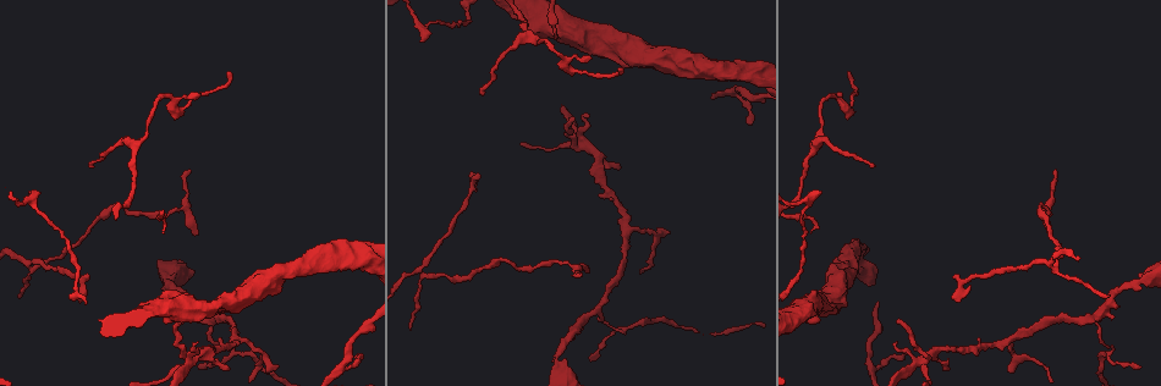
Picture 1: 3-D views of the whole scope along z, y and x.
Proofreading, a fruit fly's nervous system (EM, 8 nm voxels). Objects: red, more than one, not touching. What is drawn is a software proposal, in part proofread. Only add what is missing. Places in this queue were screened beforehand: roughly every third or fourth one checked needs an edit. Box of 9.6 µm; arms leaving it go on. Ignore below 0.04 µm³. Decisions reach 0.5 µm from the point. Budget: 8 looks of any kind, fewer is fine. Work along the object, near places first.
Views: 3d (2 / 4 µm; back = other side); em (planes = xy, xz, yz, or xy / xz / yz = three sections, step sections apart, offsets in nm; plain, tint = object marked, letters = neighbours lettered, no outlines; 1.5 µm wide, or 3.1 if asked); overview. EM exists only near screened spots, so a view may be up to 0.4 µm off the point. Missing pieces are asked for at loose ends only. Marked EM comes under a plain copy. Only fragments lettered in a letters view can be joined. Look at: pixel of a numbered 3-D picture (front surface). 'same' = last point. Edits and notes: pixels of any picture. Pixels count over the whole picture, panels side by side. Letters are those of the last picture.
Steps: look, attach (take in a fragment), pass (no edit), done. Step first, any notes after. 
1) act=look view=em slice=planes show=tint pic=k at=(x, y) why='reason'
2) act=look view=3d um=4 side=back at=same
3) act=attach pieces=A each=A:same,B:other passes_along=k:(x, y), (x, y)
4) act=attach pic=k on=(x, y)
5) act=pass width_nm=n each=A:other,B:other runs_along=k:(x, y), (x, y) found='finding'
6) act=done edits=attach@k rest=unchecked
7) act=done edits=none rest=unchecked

act=look view=em slice=planes show=letters pic=1 at=(588, 269) why='an open end'

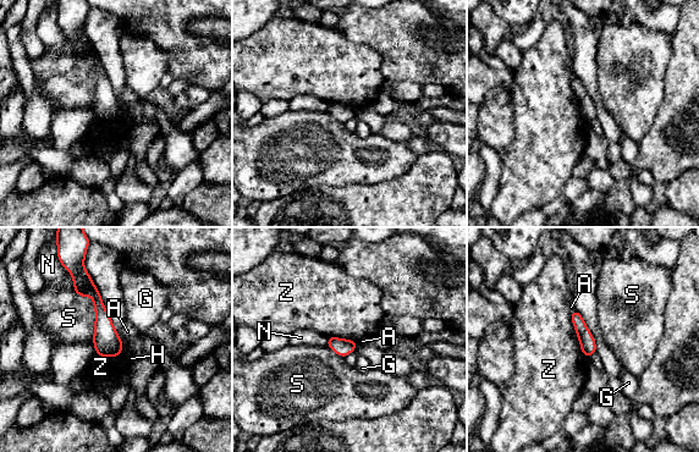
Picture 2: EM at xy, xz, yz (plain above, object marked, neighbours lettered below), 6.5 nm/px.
act=pass width_nm=110 each=A:other,G:other,H:other,N:other,S:other,Z:other runs_along=2:(77, 280), (97, 298), (115, 353) found='none of them fits'

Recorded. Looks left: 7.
act=look view=3d um=4 pic=1 at=(409, 328) why='tapers out'

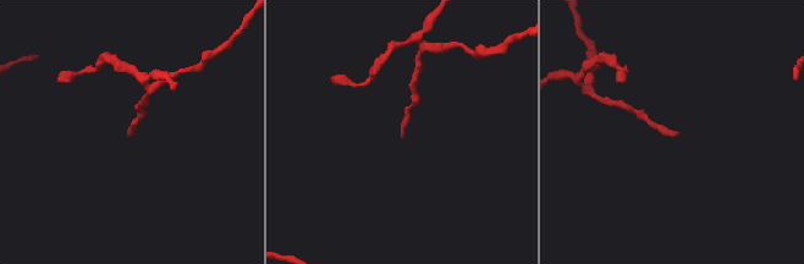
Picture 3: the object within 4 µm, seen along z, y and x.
act=look view=em slice=planes show=letters pic=3 at=(677, 134)

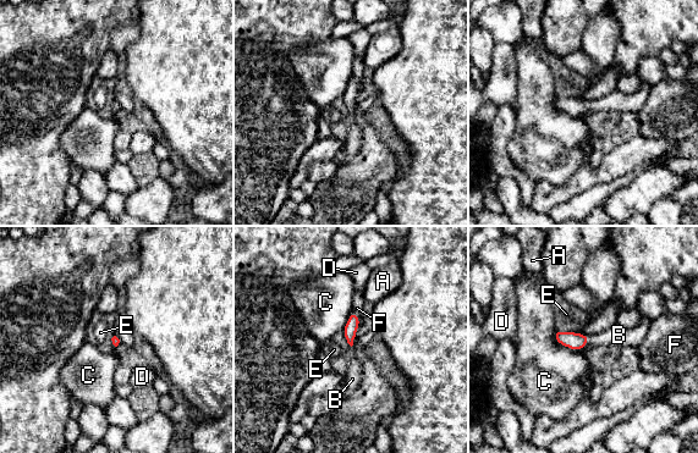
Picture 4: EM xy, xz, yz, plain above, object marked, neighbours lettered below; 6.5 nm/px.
act=attach pieces=B longest_contact=C:220nm each=A:other,B:same,C:other,D:other,E:other,F:other passes_along=4:(575, 341), (588, 340), (619, 335) found='it goes on there'

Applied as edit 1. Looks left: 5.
act=look view=overview

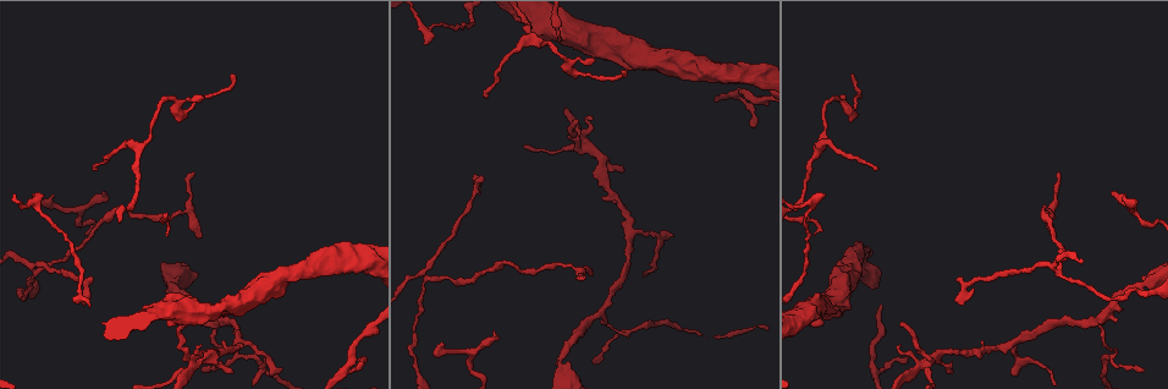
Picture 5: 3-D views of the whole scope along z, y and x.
act=look view=3d um=2 pic=5 at=(199, 96) why='thin end'

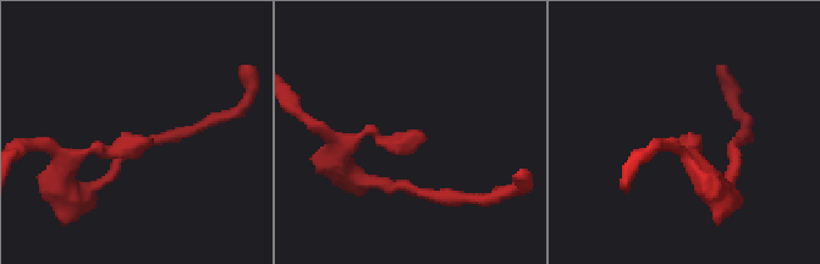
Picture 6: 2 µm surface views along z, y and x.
act=look view=em slice=planes show=letters pic=6 at=(140, 141)

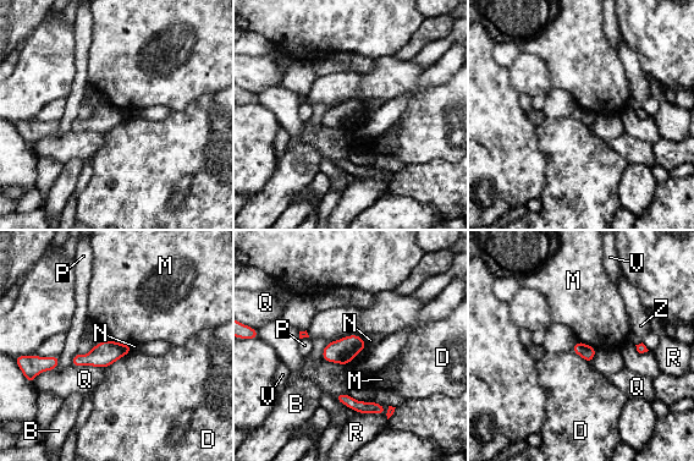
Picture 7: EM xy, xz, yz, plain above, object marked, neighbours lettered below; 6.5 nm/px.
act=pass width_nm=90 each=B:other,D:other,M:other,N:other,P:other,Q:other,R:other,V:other,Z:other border=7:(110, 339), (128, 345) found='no lettered fragment goes on from it'

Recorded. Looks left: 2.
act=done edits=attach@4 rest=unchecked

